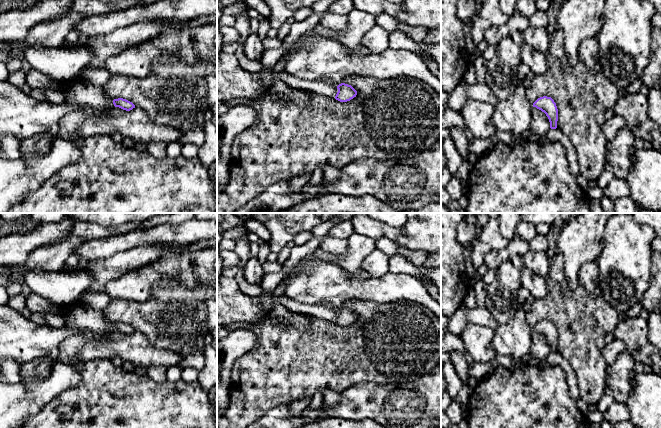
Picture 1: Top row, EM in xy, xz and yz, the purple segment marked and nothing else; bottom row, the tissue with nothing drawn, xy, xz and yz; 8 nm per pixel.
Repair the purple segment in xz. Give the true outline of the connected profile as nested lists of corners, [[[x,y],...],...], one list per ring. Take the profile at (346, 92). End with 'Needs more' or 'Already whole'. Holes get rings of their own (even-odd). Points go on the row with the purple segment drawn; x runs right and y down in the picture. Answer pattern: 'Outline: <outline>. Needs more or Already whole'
Outline: [[[218,27],[223,36],[225,45],[238,43],[239,48],[235,55],[239,61],[240,66],[250,72],[256,73],[262,79],[272,77],[274,81],[282,81],[286,85],[303,91],[313,92],[330,98],[335,98],[340,102],[347,102],[356,97],[357,91],[348,84],[341,83],[338,86],[328,84],[323,80],[304,80],[293,75],[288,74],[285,70],[274,75],[274,67],[265,67],[260,60],[250,60],[244,54],[244,45],[240,42],[240,36],[234,27]]]. Needs more

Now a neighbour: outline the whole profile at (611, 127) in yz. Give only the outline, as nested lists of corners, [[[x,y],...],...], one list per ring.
[[[613,115],[602,126],[602,131],[608,142],[613,141],[617,133],[626,126],[624,119],[618,115]]]

